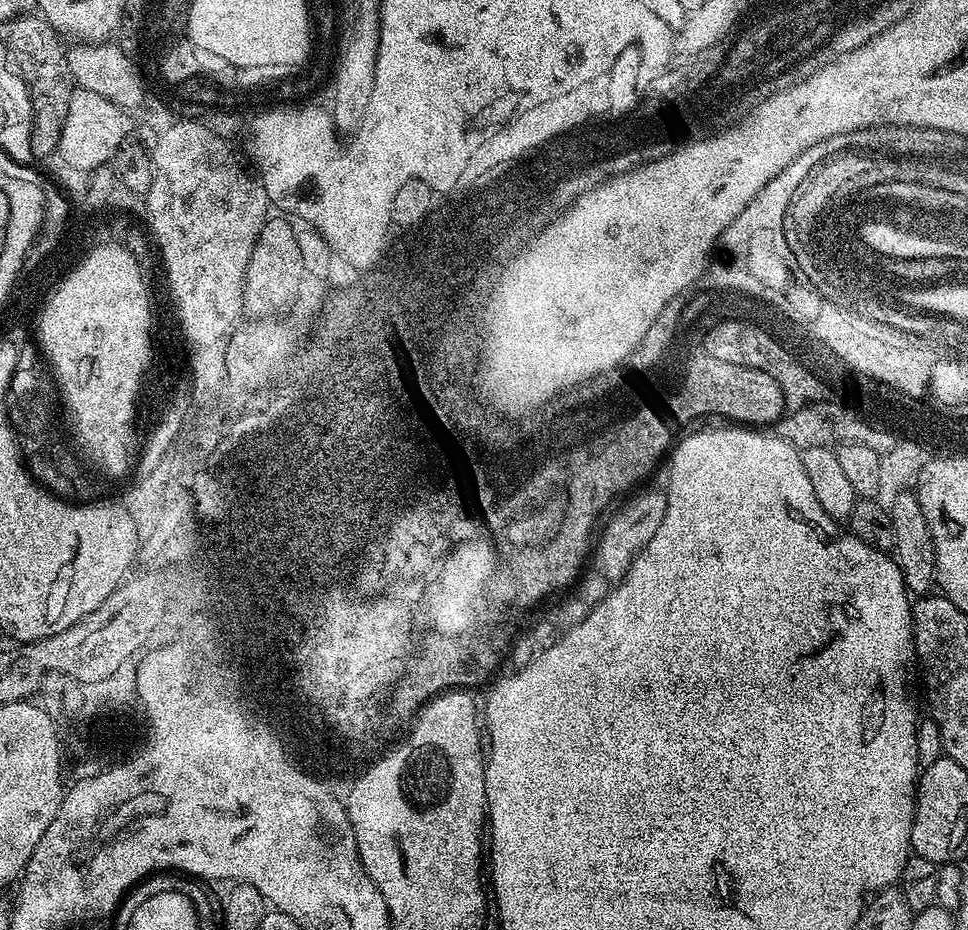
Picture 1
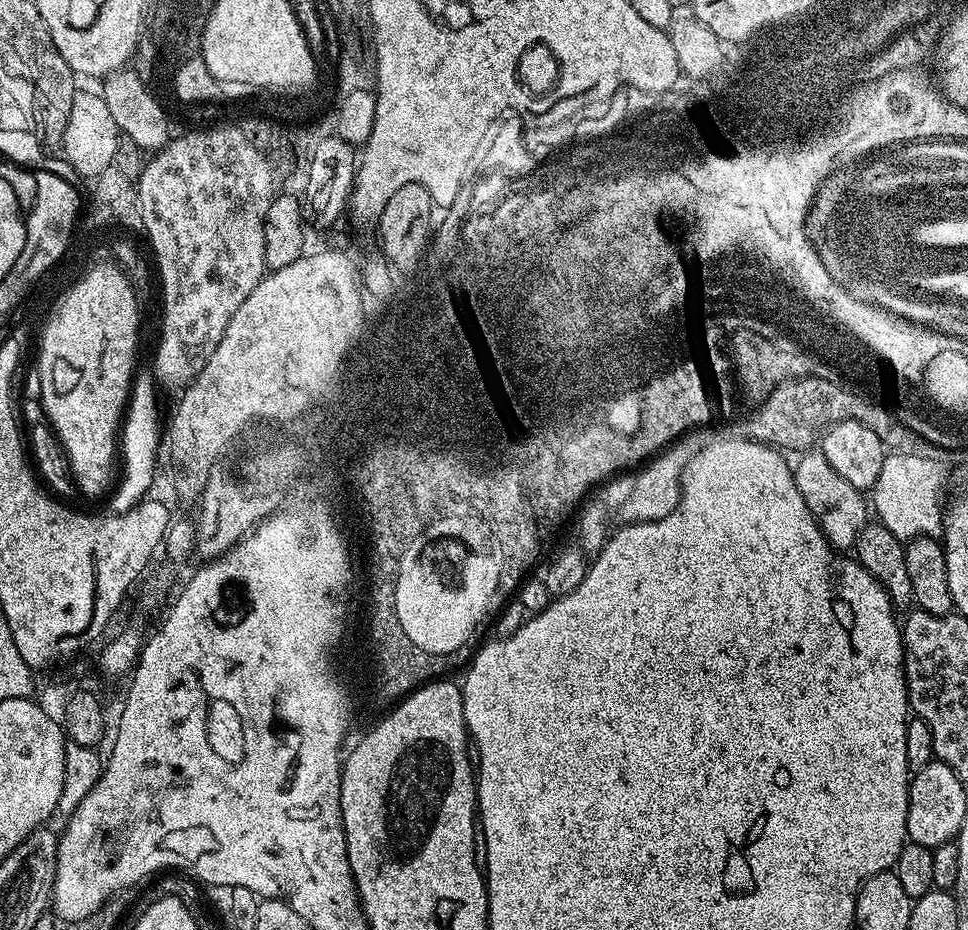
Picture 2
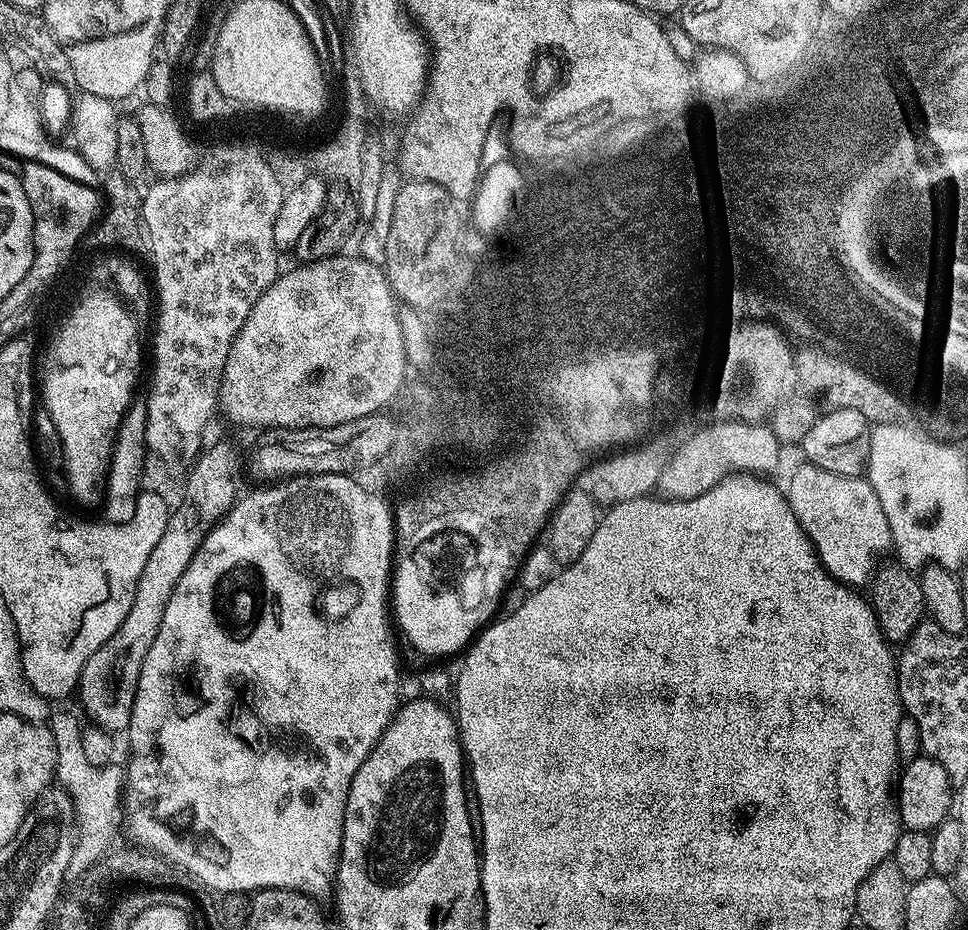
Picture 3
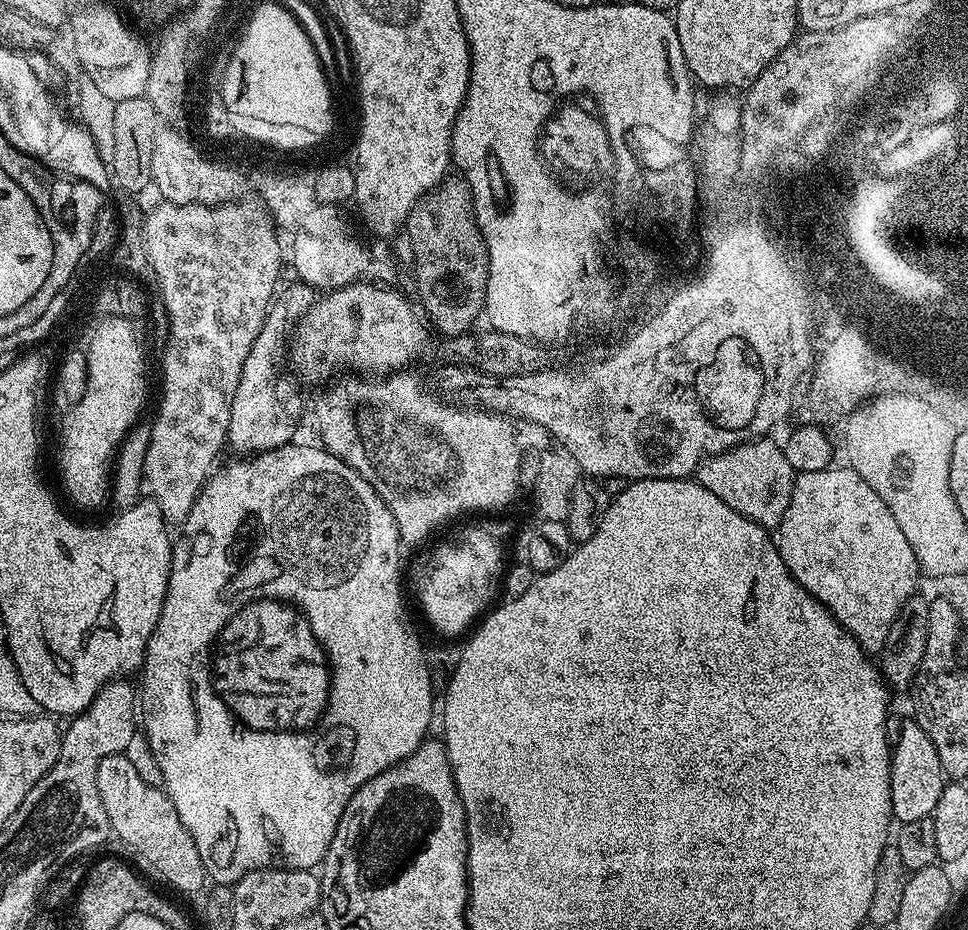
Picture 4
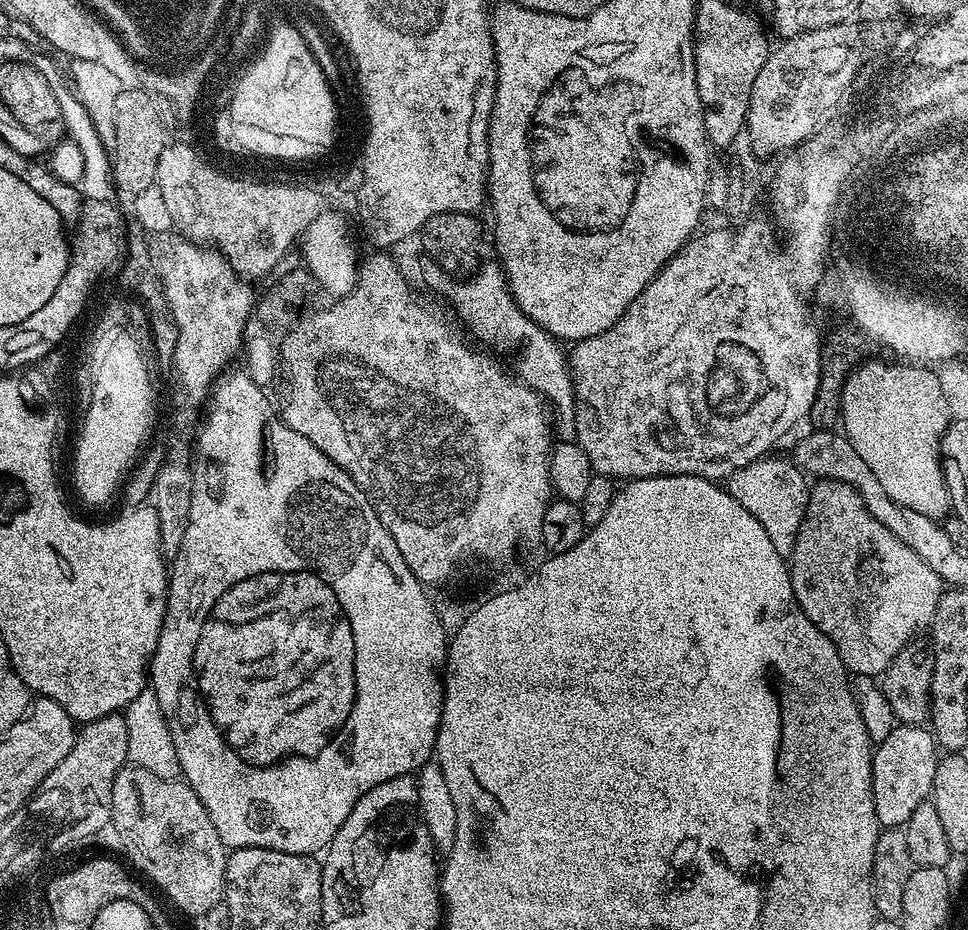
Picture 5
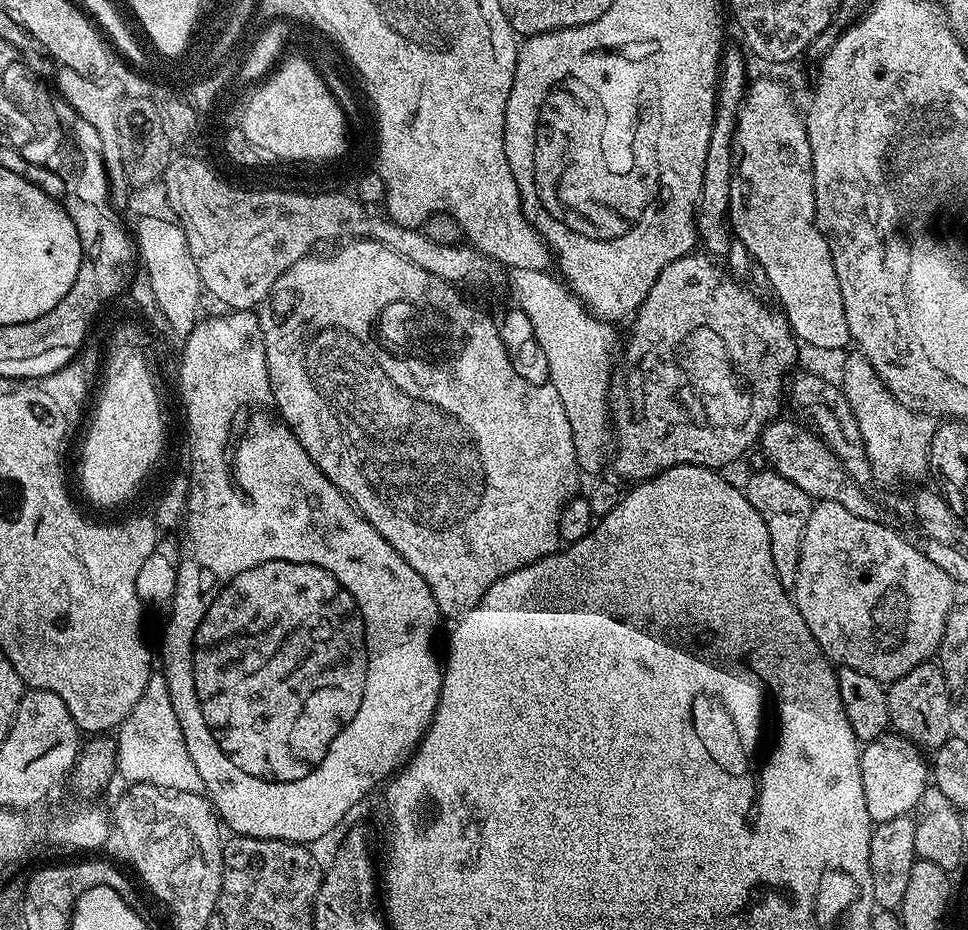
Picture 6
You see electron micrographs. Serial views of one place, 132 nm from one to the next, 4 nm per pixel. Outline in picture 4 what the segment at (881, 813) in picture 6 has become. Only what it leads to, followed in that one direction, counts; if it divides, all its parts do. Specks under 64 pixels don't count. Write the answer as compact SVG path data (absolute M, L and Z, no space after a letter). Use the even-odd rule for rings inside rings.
M908 718L901 723L898 742L891 745L891 750L890 802L893 817L900 824L905 824L931 816L938 806L938 798L942 798L946 783L942 762L938 762L938 750L934 750L934 742L930 742L926 730L922 730L922 726L915 719Z

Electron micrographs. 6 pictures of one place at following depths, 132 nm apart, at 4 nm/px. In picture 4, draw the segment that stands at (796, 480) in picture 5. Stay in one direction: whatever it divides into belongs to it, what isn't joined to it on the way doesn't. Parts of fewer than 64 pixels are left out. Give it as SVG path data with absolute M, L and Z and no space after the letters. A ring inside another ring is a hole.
M761 438L709 456L698 469L698 482L703 488L722 498L722 502L738 514L769 530L779 529L786 508L790 506L796 478L797 473L786 460L783 447L775 444L772 438Z

